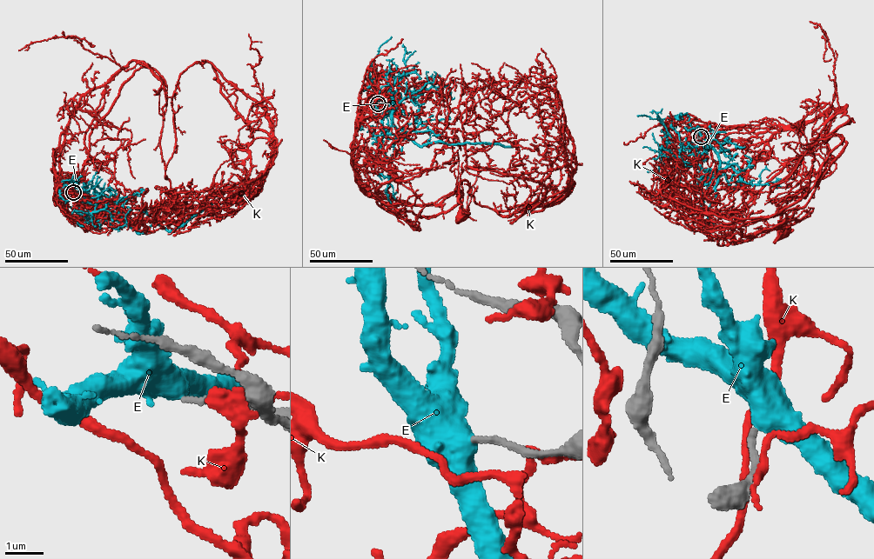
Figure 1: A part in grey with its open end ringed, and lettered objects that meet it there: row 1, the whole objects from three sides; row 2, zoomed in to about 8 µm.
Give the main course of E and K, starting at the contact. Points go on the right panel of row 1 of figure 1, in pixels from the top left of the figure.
E: (701, 136), (716, 152), (719, 162), (716, 201), (705, 213), (709, 213), (703, 224), (716, 222)
K: (701, 137), (736, 125), (789, 125), (847, 106), (770, 193), (782, 210), (784, 232)

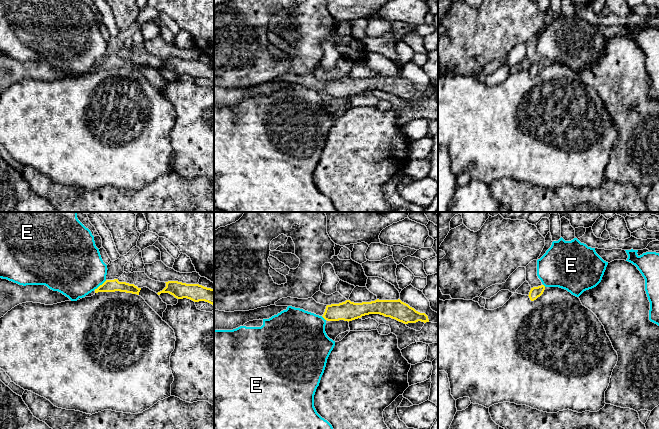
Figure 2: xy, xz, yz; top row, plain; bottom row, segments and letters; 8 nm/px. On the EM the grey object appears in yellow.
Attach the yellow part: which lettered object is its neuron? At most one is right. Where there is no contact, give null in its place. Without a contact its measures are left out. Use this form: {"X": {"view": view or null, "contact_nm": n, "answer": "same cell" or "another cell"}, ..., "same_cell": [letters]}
{"E": {"view": "xy", "contact_nm": 130, "answer": "another cell"}, "K": {"view": null, "answer": "another cell"}, "same_cell": []}

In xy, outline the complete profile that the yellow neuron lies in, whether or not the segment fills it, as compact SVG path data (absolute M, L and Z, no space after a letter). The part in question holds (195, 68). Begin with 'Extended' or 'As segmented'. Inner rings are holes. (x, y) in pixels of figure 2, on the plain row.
As segmented. M178 57L165 58L166 63L158 68L169 69L177 75L187 74L194 78L205 77L214 82L214 65L199 60L186 60Z

